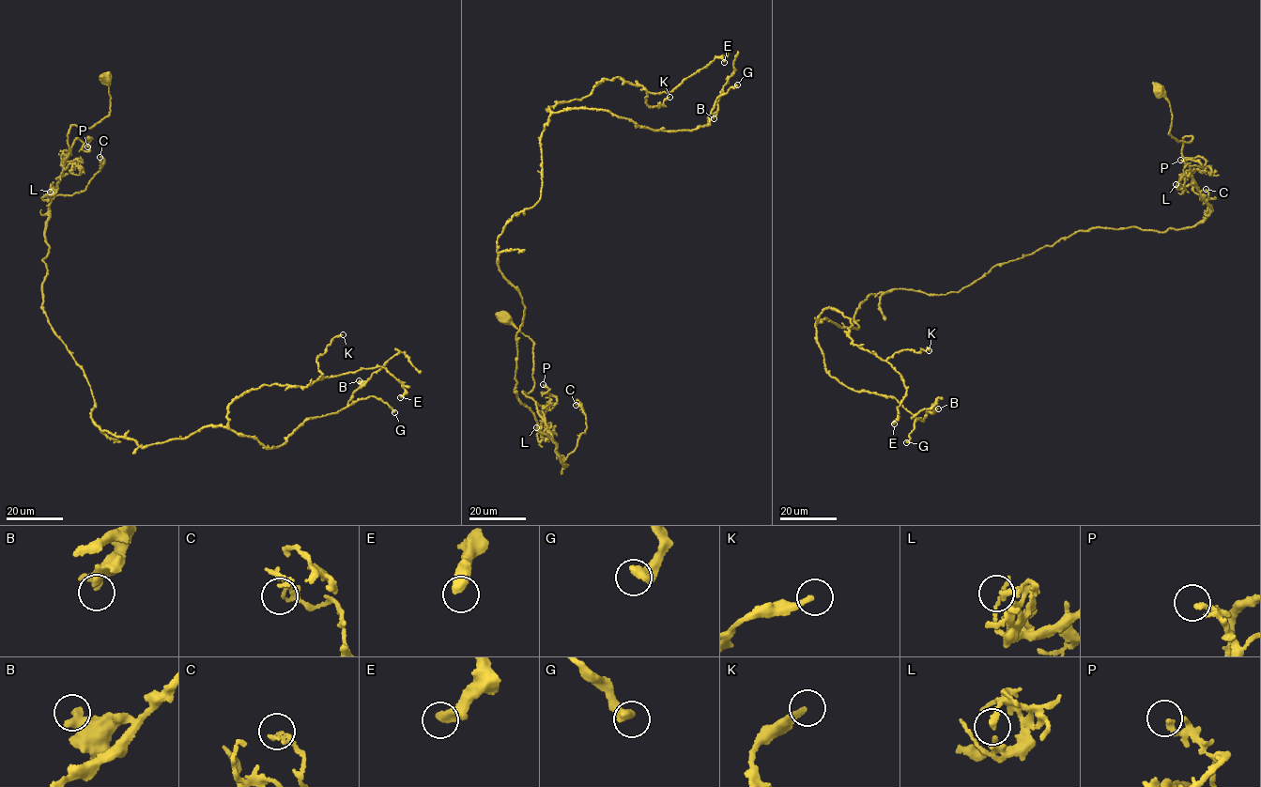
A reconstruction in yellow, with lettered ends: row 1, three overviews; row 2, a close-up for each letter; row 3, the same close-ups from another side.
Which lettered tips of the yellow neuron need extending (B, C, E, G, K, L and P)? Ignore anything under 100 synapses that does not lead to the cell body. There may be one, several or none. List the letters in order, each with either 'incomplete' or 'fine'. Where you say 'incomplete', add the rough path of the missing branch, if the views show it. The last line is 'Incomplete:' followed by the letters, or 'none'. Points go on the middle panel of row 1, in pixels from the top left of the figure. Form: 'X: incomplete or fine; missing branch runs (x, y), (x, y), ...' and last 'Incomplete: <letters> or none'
B: fine
C: fine
E: fine
G: fine
K: fine
L: fine
P: fine
Incomplete: none

